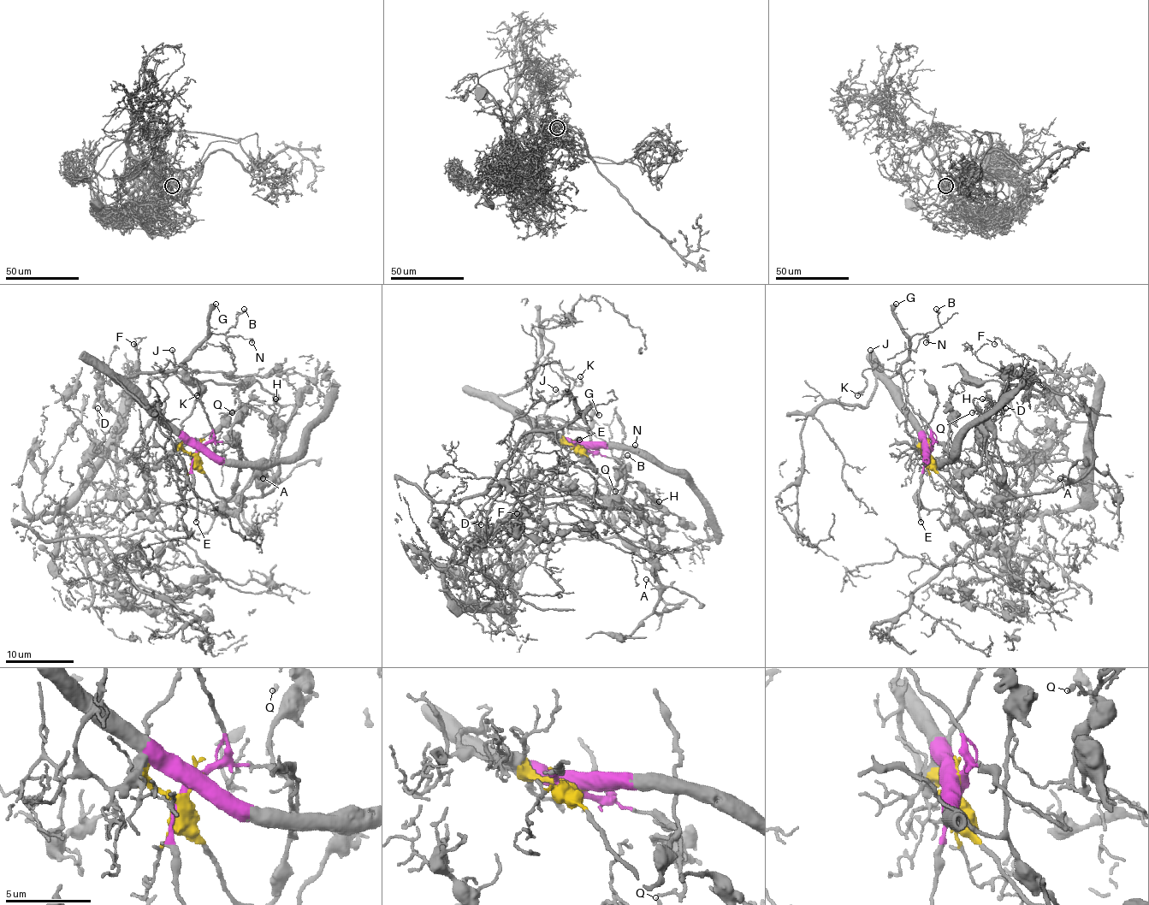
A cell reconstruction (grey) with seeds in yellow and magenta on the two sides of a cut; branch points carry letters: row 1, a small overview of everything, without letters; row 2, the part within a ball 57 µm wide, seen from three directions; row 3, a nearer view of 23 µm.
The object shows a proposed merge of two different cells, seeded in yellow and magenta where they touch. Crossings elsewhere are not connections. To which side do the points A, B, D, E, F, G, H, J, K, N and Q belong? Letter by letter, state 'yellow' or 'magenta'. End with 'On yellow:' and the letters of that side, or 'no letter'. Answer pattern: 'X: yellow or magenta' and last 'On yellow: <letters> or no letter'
A: yellow
B: magenta
D: yellow
E: magenta
F: yellow
G: magenta
H: yellow
J: magenta
K: magenta
N: magenta
Q: yellow
On yellow: A, D, F, H, Q

